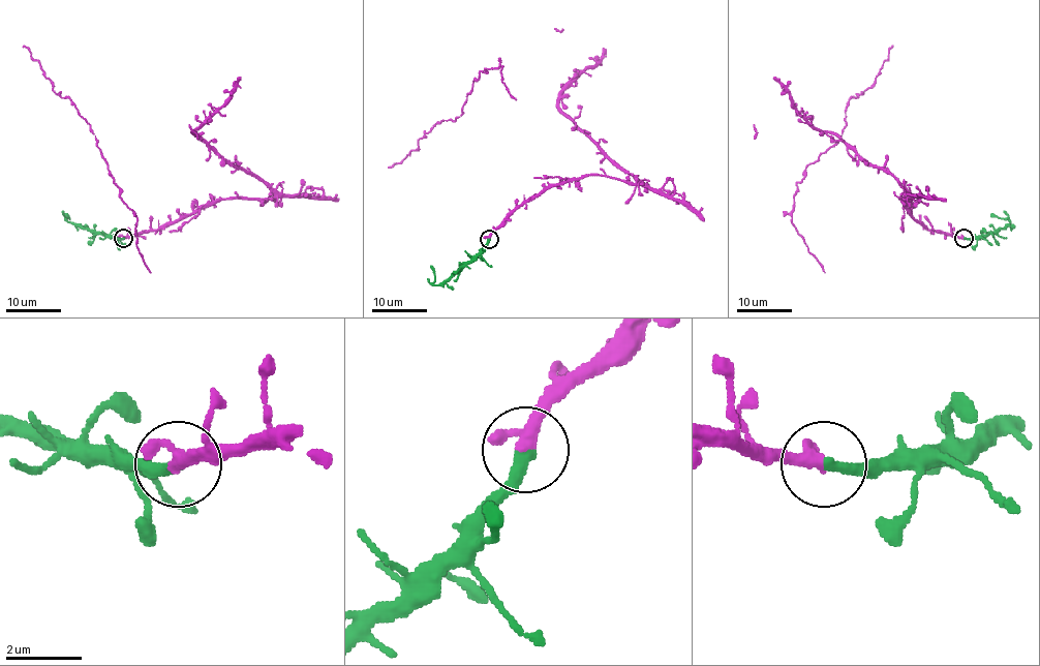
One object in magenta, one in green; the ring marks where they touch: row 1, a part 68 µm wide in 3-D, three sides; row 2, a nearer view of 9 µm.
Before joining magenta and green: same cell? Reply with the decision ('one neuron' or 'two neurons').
one neuron

